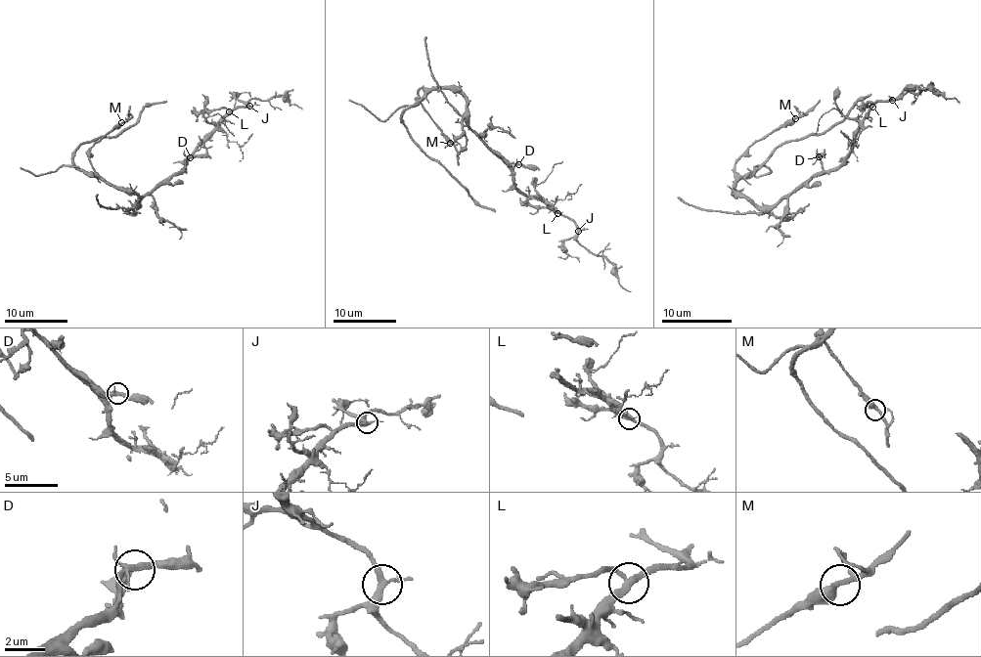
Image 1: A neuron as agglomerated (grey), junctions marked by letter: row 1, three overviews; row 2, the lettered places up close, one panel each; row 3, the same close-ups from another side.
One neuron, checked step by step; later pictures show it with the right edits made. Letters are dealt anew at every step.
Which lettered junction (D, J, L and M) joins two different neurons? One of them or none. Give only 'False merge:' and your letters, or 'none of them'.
False merge: none of them

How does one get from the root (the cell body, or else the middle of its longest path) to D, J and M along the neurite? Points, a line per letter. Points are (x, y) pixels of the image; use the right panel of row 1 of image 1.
D: (780, 200), (786, 198), (822, 171), (822, 160), (819, 156)
J: (780, 200), (786, 198), (815, 174), (834, 169), (851, 148), (859, 122), (877, 101), (891, 100)
M: (780, 200), (773, 205), (755, 205), (739, 194), (735, 188), (735, 164), (752, 145), (795, 118)

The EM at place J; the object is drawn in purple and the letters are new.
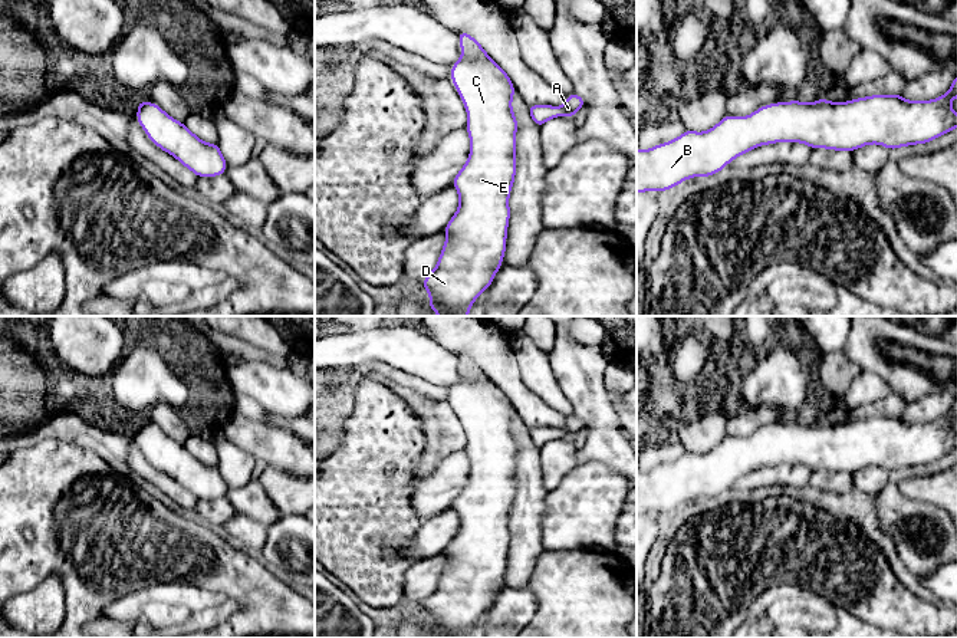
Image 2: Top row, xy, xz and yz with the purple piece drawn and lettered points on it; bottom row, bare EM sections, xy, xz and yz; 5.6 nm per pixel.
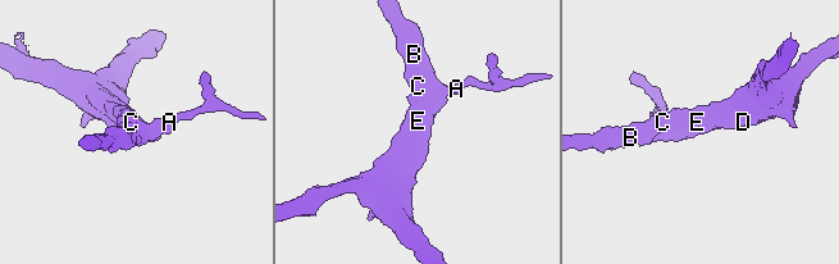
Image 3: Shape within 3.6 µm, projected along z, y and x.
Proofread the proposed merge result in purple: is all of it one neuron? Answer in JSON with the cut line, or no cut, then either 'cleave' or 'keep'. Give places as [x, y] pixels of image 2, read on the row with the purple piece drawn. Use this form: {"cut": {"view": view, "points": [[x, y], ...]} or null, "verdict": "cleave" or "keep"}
{"cut": null, "verdict": "keep"}

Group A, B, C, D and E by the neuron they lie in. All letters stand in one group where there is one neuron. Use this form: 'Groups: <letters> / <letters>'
Groups: A B C D E

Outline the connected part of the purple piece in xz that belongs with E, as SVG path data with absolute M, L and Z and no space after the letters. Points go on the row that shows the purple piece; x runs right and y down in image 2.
M457 32L463 56L451 68L451 82L458 91L458 96L467 109L468 122L466 131L470 135L471 151L461 171L453 178L458 190L460 205L453 218L445 226L447 239L437 266L422 280L422 287L430 293L430 308L438 316L467 316L471 303L489 289L493 276L500 270L504 251L507 224L510 217L509 195L516 174L516 131L517 119L512 109L512 98L516 92L510 78L480 46L480 43L466 32Z

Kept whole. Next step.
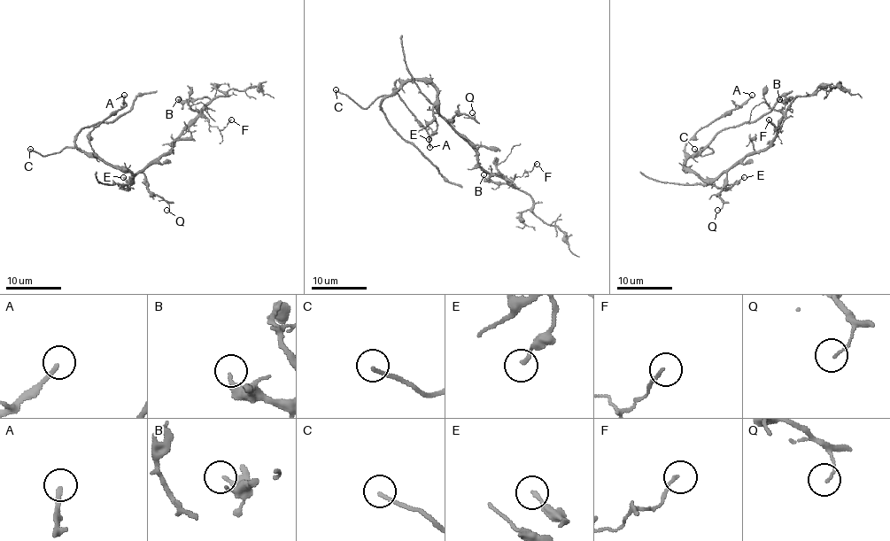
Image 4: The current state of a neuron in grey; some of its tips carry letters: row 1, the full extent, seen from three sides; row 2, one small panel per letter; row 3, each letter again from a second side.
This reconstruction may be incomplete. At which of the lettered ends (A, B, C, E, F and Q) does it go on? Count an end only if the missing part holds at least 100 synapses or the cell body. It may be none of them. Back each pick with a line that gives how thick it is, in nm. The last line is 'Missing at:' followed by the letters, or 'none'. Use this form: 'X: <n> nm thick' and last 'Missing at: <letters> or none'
C: 150 nm thick
Missing at: C

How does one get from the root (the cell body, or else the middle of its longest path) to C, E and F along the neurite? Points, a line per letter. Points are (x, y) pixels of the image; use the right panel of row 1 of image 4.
C: (720, 174), (715, 179), (701, 179), (684, 165), (702, 147), (709, 147), (714, 152), (701, 155), (694, 149)
E: (720, 174), (714, 184), (723, 189), (744, 177)
F: (720, 174), (747, 154), (762, 150), (775, 136), (777, 124), (785, 117), (782, 127), (777, 129), (769, 119)

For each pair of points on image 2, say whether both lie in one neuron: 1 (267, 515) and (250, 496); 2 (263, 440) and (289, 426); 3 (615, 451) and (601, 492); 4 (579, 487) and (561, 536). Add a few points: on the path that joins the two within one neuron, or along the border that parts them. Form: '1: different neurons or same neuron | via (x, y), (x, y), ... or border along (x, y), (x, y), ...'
1: same neuron | via (263, 510), (253, 500)
2: different neurons | border along (266, 421), (279, 431), (295, 433), (299, 437)
3: different neurons | border along (578, 463), (602, 461), (621, 476)
4: same neuron | via (579, 499), (579, 512), (566, 525)

